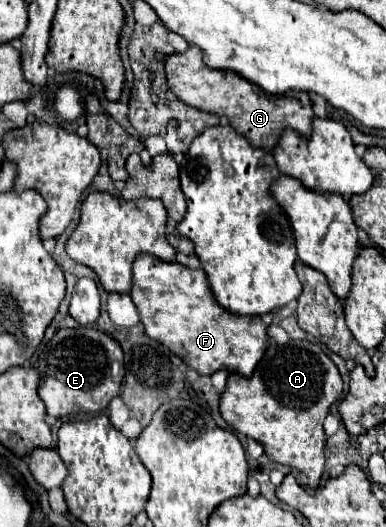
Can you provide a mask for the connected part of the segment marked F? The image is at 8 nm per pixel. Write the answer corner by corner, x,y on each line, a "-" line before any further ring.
140,254
132,268
130,298
136,304
146,336
170,348
172,354
180,356
184,364
194,368
200,376
210,376
216,370
252,376
268,346
268,326
262,318
238,316
224,310
214,300
208,278
202,270

